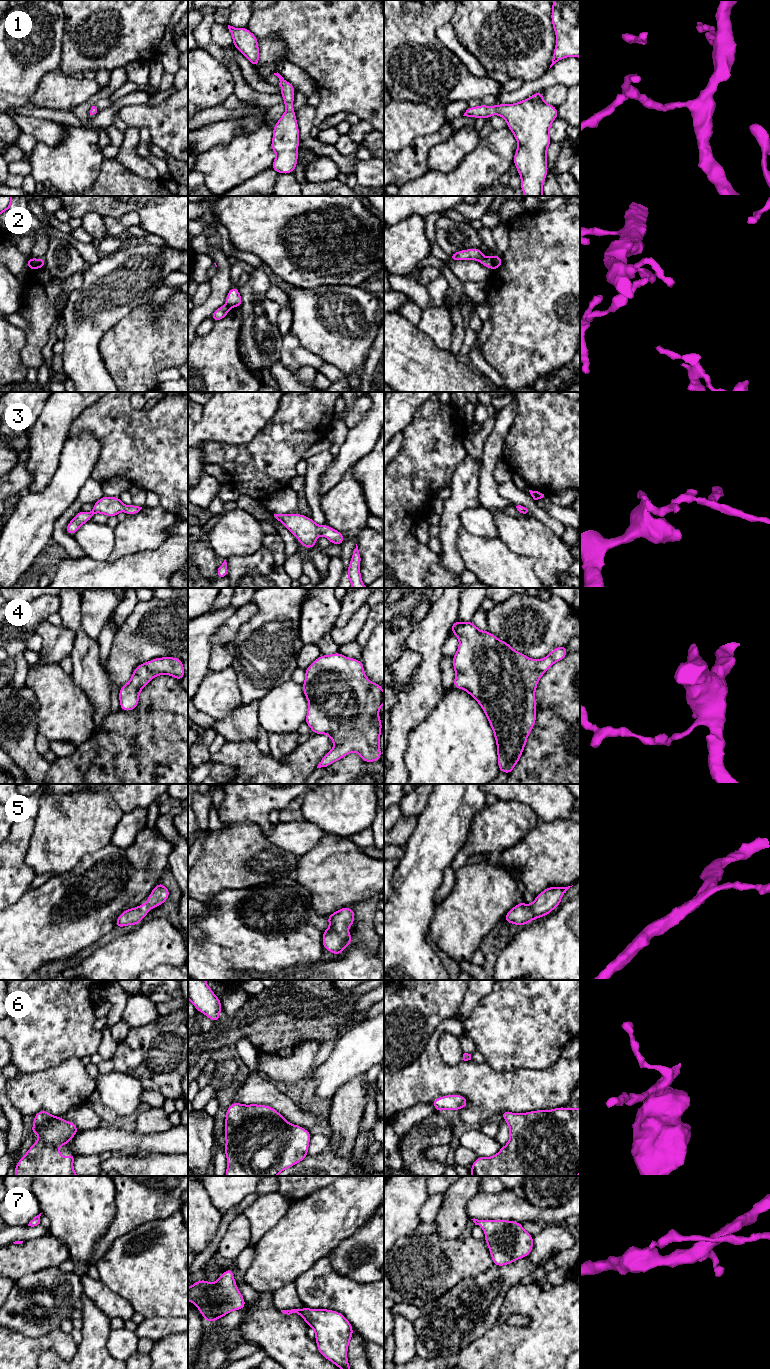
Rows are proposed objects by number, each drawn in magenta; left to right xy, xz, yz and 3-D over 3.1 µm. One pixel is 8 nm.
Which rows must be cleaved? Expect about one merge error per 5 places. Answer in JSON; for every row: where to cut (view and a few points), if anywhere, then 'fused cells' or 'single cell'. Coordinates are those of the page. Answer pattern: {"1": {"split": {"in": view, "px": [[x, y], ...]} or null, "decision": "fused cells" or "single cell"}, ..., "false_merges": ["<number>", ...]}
{"1": {"split": null, "decision": "single cell"}, "2": {"split": {"in": "yz", "px": [[492, 257], [493, 268]]}, "decision": "fused cells"}, "3": {"split": null, "decision": "single cell"}, "4": {"split": null, "decision": "single cell"}, "5": {"split": null, "decision": "single cell"}, "6": {"split": null, "decision": "single cell"}, "7": {"split": null, "decision": "single cell"}, "false_merges": ["2"]}

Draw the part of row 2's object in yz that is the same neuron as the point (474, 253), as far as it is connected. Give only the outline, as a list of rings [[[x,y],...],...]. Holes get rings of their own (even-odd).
[[[471,248],[467,250],[459,250],[458,252],[449,255],[451,261],[459,260],[476,260],[483,266],[493,269],[493,256],[484,257],[480,248]]]

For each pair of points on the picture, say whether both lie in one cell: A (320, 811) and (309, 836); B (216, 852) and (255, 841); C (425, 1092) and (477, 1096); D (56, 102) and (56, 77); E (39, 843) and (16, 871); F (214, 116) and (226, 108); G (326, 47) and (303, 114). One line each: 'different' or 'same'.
A: different
B: same
C: same
D: same
E: different
F: same
G: same

